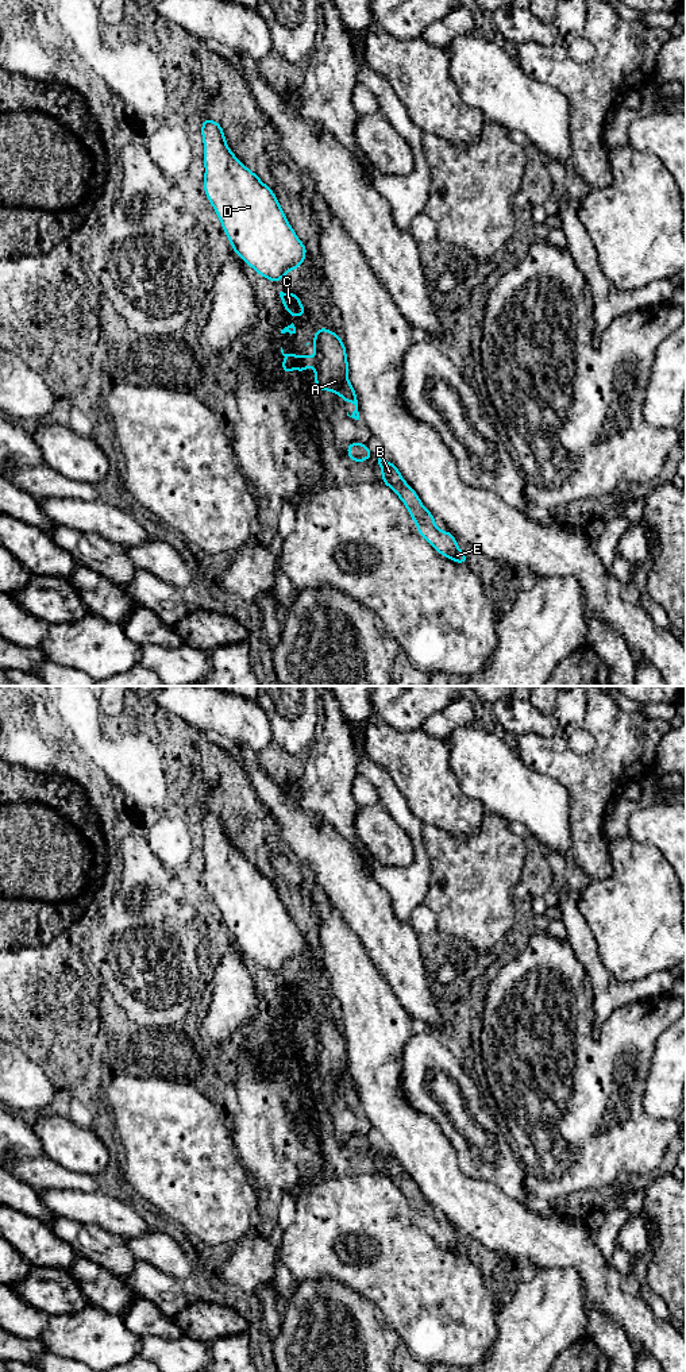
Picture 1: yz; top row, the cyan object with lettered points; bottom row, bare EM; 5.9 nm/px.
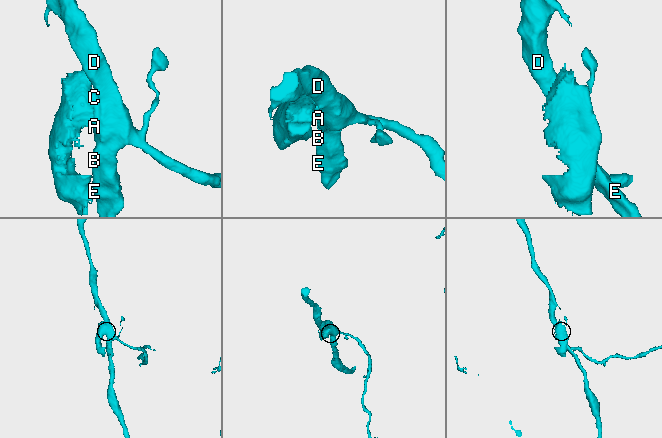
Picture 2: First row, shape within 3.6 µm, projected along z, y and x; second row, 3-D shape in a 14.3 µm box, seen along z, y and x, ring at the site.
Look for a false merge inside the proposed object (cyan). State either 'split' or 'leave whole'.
split

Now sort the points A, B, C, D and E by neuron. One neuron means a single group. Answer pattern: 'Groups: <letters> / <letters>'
Groups: A B D E / C

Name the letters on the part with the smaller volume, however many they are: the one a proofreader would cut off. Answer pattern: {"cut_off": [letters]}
{"cut_off": ["C"]}

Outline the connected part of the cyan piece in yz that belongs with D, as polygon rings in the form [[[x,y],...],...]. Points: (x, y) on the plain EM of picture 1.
[[[204,808],[201,826],[205,856],[204,882],[232,940],[258,966],[273,974],[282,972],[288,963],[304,955],[308,937],[300,933],[289,917],[274,883],[228,840],[220,814]]]

